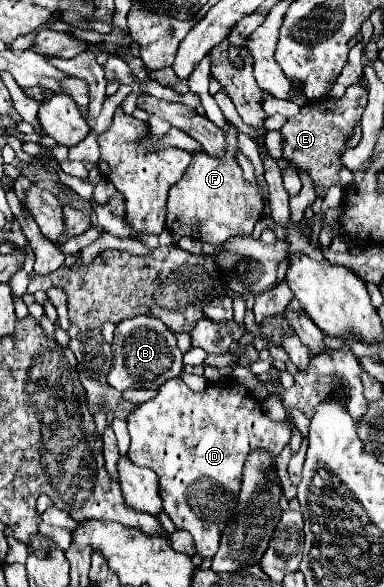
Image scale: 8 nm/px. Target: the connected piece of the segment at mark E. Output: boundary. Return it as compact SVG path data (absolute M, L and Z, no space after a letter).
M351 85L341 99L323 97L321 101L309 101L301 107L301 113L291 117L281 133L285 137L283 143L283 157L287 161L295 161L297 169L305 169L319 191L327 191L333 183L339 183L339 169L343 149L347 145L347 135L353 133L355 123L361 121L361 113L367 105L367 91L361 85Z

